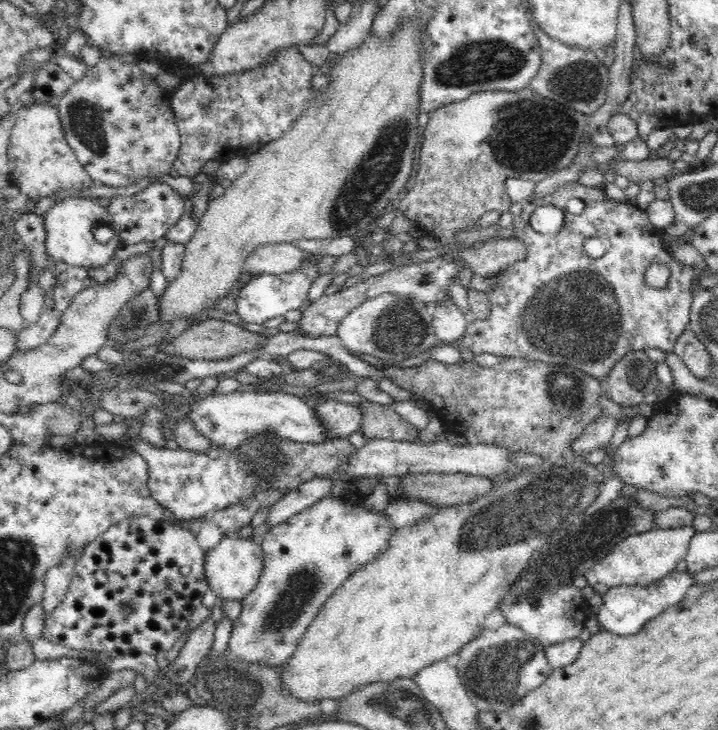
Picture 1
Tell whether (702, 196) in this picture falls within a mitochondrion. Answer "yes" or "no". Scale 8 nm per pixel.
yes

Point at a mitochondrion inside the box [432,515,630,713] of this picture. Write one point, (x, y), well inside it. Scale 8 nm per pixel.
(494, 675)

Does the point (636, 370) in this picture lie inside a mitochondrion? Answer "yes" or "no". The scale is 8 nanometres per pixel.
yes

